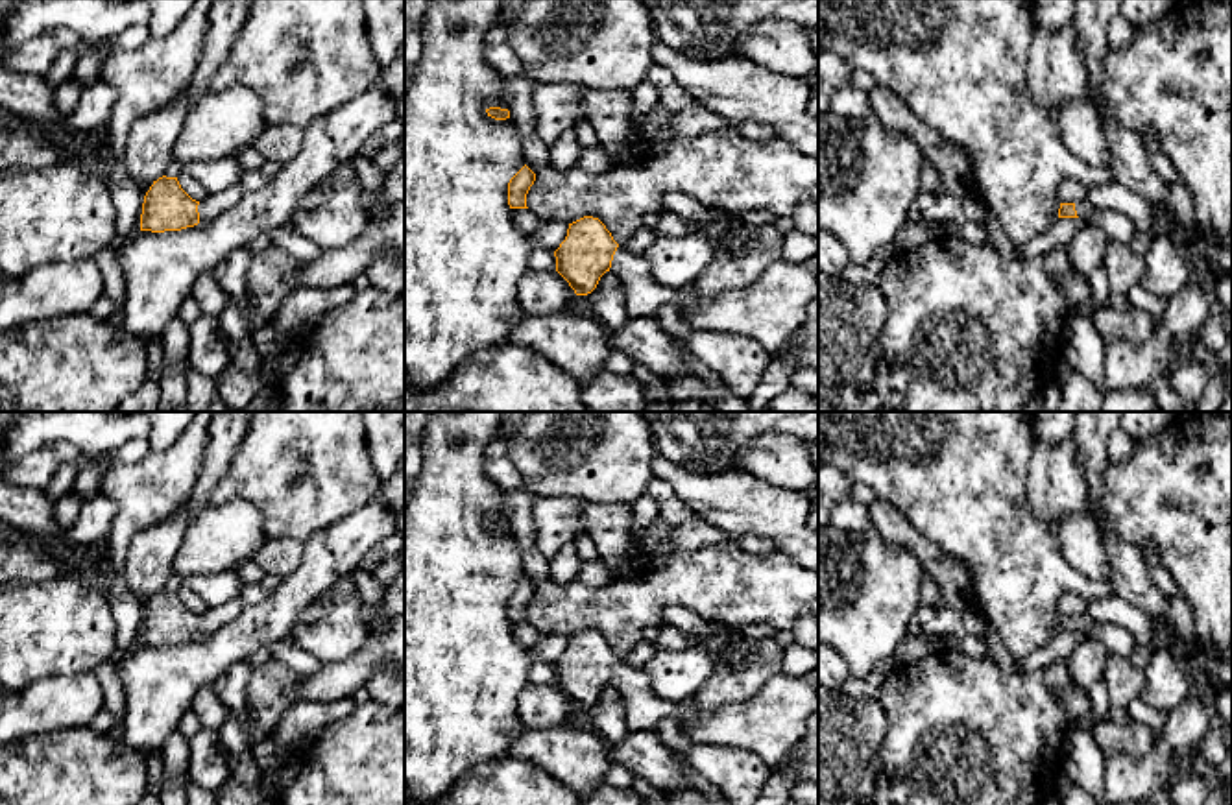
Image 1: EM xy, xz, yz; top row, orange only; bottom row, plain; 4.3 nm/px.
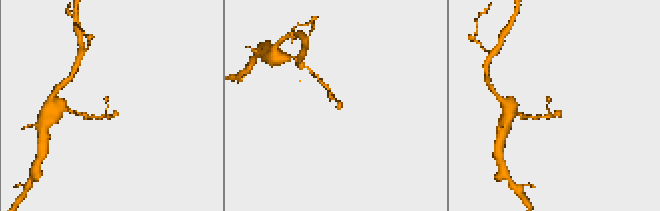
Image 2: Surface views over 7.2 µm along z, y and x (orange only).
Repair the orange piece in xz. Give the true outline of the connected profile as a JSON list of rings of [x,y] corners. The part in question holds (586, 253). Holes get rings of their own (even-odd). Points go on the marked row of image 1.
[[[593,216],[569,223],[567,236],[554,251],[556,271],[569,282],[576,295],[591,294],[606,271],[613,271],[622,286],[628,318],[656,316],[663,305],[689,308],[696,294],[658,284],[645,255],[621,247],[606,225]]]

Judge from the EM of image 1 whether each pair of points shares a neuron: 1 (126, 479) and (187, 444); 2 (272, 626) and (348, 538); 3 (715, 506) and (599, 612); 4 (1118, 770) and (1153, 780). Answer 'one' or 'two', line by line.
1: one
2: one
3: two
4: one

